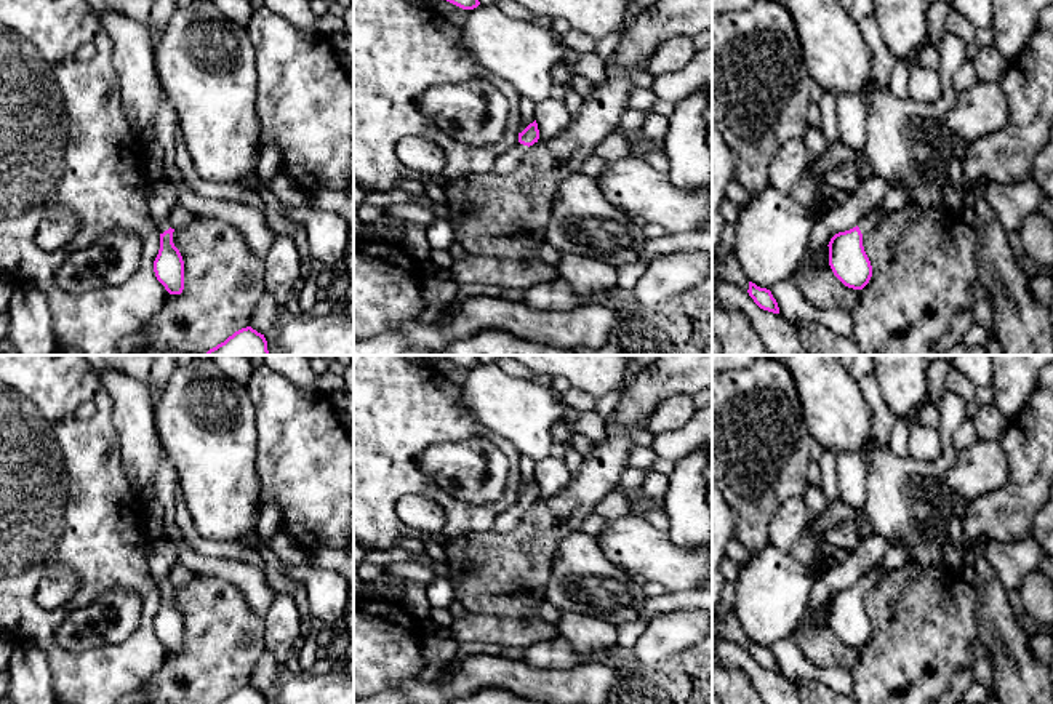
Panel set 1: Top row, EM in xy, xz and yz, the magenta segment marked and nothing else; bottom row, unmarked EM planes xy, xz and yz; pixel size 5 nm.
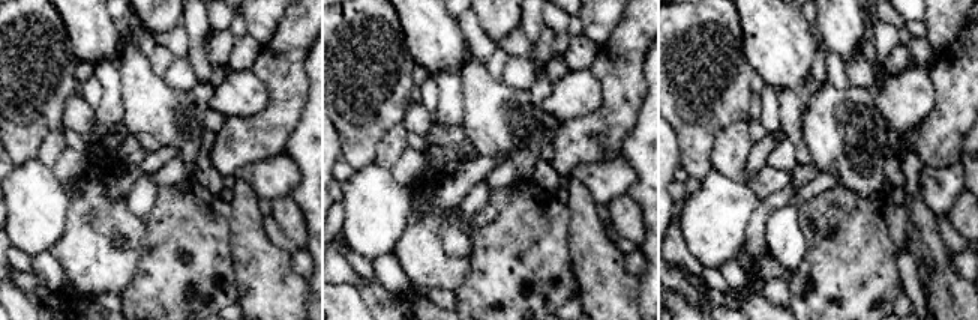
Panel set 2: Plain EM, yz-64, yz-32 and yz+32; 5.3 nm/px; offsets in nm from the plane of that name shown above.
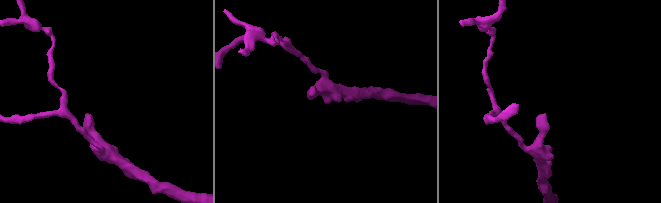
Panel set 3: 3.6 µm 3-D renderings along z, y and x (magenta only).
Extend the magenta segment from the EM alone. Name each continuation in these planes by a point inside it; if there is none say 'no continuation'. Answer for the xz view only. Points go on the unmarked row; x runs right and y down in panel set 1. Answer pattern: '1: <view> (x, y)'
1: xz (506, 522)

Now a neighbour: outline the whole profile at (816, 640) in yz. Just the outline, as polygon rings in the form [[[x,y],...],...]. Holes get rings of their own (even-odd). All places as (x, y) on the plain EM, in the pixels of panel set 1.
[[[829,605],[819,622],[807,610],[794,638],[802,654],[819,669],[842,667],[851,672],[863,656],[863,648],[848,646],[834,634],[829,624]]]

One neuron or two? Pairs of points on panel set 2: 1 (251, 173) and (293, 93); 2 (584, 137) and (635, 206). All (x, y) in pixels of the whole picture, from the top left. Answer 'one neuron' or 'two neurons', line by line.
1: two neurons
2: two neurons

